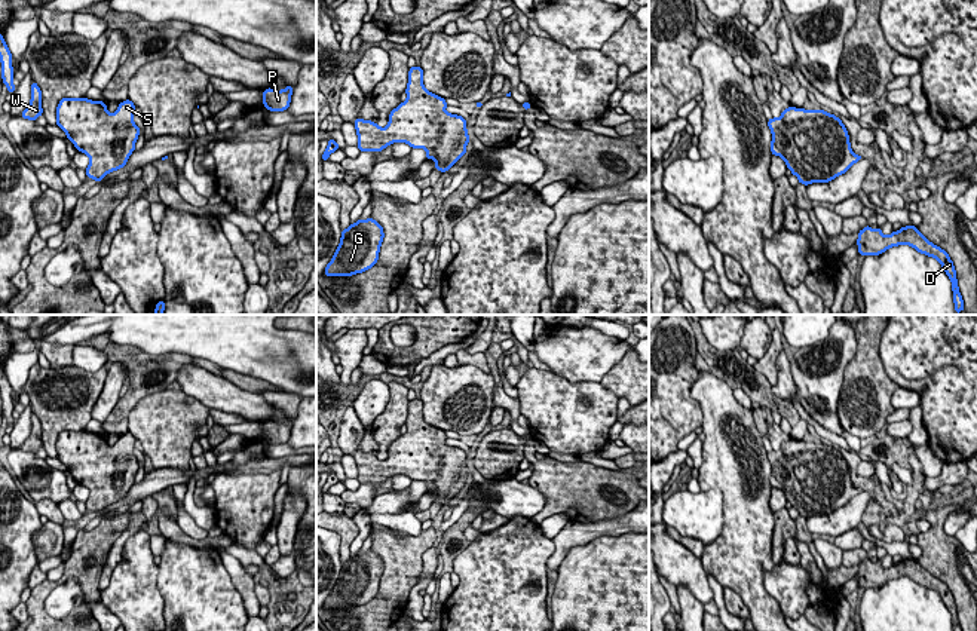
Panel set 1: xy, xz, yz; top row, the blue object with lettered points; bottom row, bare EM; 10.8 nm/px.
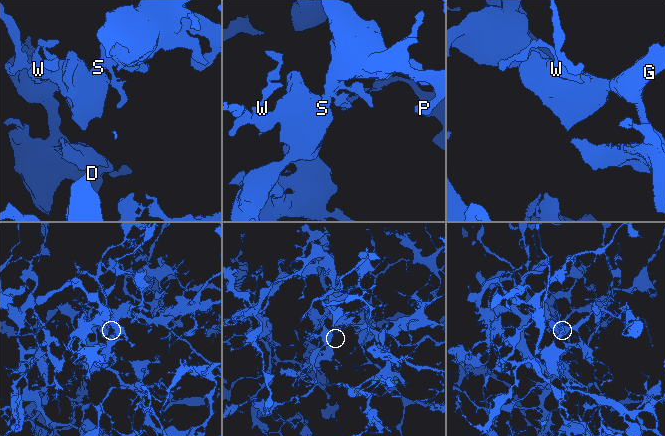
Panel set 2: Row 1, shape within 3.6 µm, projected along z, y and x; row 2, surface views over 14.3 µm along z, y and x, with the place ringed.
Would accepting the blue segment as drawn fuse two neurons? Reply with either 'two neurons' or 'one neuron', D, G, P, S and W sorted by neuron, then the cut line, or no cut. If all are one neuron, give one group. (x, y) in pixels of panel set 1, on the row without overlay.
one neuron | D G P S W | no cut

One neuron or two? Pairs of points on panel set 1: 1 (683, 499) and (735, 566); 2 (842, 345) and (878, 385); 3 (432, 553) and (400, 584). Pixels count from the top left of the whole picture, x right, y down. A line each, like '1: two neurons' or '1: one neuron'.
1: two neurons
2: two neurons
3: two neurons

